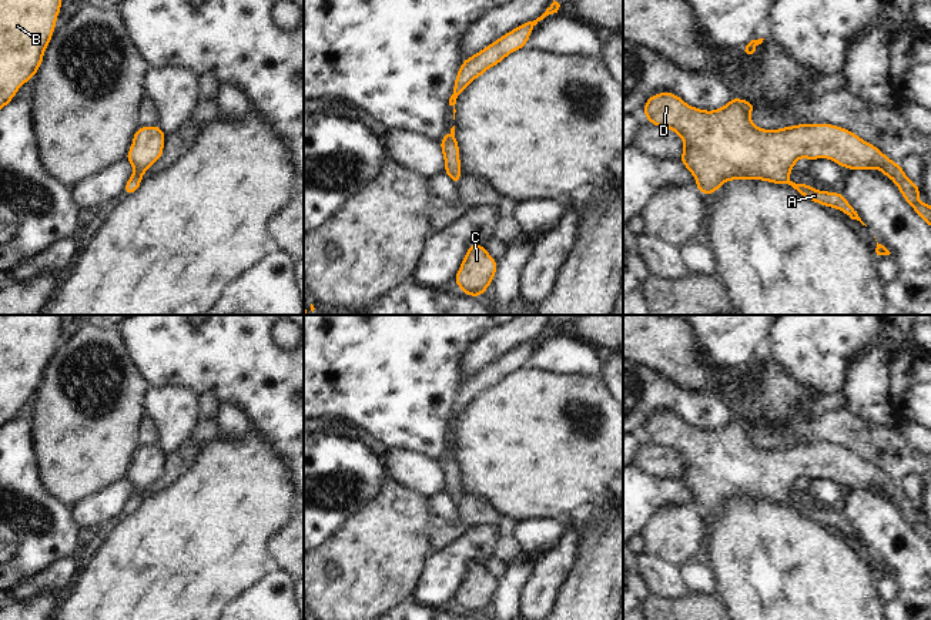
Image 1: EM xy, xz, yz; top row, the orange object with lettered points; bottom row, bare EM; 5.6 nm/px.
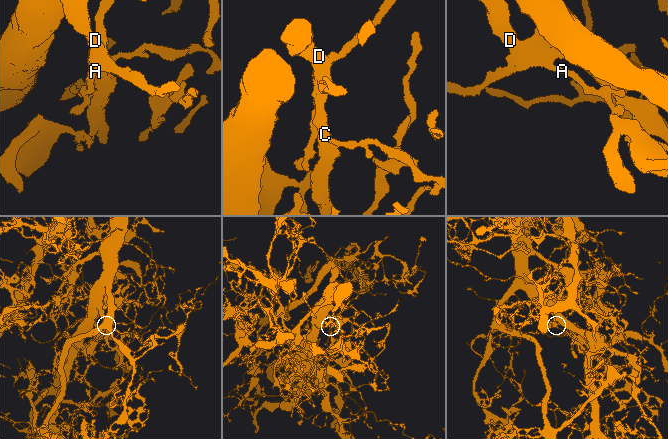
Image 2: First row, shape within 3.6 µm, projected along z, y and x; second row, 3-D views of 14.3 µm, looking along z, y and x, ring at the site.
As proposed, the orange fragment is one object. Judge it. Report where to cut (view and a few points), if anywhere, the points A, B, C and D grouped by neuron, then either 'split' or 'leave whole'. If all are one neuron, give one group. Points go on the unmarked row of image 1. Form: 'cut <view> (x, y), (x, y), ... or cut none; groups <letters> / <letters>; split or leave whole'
cut none; groups A B C D; leave whole

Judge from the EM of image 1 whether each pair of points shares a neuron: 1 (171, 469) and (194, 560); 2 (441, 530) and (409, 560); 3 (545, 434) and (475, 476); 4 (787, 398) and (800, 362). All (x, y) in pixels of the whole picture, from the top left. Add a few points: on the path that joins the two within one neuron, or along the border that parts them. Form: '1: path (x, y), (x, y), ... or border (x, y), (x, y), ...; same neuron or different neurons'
1: border (197, 456), (170, 485), (146, 499); different neurons
2: border (432, 515), (428, 523), (431, 550); different neurons
3: path (528, 445), (515, 445), (492, 461); same neuron
4: border (770, 355), (789, 374), (817, 394); different neurons

